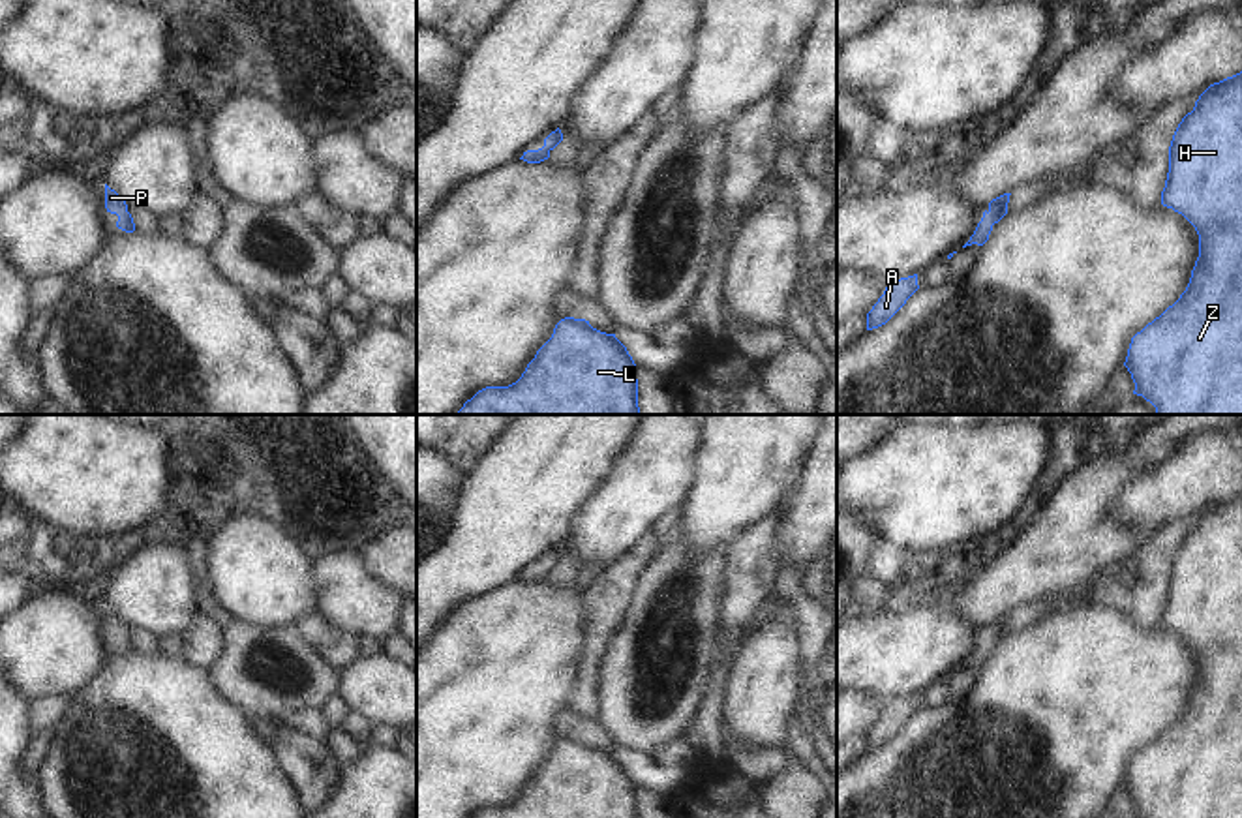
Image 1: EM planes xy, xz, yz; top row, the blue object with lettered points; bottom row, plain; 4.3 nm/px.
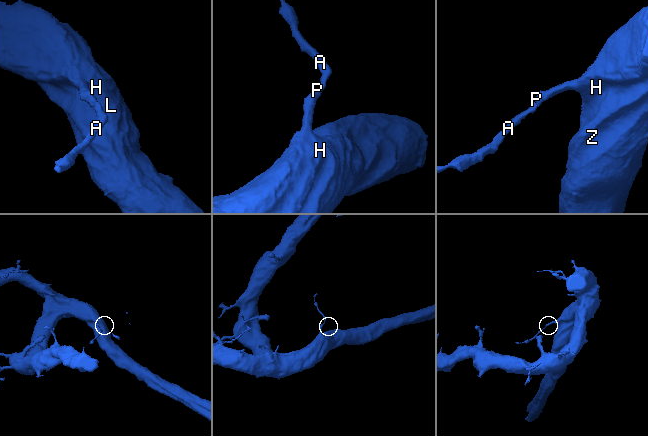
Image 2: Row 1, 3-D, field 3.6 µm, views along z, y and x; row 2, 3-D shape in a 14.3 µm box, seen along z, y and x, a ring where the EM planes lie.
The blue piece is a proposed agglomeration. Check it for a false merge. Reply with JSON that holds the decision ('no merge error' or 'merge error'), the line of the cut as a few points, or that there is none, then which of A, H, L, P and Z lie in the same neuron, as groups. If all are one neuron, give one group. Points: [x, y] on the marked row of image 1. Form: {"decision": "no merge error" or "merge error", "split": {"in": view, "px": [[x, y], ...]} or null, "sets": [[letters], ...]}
{"decision": "no merge error", "split": null, "sets": [["A", "H", "L", "P", "Z"]]}

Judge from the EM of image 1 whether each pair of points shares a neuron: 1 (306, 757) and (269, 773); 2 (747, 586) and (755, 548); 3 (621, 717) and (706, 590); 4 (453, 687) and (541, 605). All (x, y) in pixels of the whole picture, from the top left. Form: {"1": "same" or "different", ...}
{"1": "different", "2": "same", "3": "same", "4": "same"}

